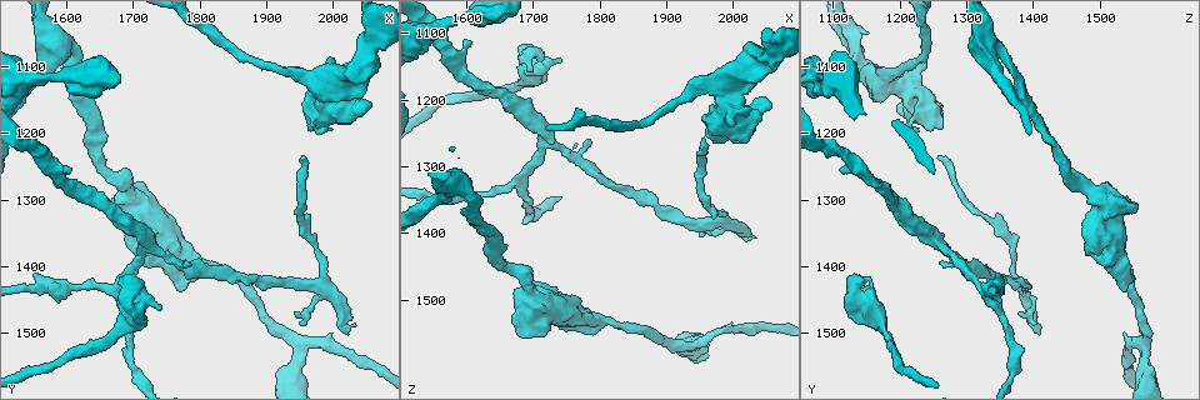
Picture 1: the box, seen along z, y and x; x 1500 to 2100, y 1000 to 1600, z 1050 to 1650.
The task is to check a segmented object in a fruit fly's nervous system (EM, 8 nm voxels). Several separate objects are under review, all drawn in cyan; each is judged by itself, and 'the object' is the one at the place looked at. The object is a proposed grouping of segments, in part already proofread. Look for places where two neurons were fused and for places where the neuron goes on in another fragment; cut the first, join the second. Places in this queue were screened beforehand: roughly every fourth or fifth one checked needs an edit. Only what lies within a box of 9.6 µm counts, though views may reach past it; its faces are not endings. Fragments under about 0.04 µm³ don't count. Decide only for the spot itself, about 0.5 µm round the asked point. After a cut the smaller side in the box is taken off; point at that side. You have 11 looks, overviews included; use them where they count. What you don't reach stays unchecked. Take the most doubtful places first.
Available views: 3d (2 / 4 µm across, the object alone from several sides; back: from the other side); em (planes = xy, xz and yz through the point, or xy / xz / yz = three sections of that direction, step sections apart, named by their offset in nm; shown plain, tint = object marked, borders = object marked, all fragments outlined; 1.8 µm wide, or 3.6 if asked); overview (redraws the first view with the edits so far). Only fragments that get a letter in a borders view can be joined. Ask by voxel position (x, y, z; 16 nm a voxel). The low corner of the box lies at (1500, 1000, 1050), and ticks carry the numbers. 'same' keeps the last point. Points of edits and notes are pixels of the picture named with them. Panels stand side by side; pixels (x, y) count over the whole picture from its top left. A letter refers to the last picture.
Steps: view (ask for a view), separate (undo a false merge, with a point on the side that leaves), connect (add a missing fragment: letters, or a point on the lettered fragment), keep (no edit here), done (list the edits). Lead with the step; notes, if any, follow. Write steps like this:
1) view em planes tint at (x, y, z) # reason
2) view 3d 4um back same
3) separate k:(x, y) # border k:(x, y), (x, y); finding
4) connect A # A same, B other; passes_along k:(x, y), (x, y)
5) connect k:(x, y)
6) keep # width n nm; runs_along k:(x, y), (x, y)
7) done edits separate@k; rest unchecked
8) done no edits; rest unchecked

view 3d 4um back at (1950, 1235, 1255) # branch stops here

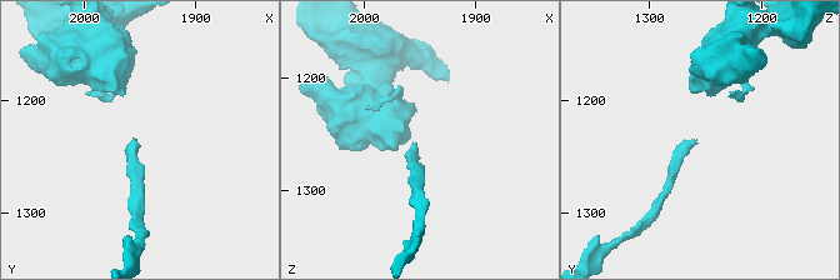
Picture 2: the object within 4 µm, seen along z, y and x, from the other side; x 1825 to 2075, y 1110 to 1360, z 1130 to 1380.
view em xy step 16 borders at (1950, 1238, 1258)

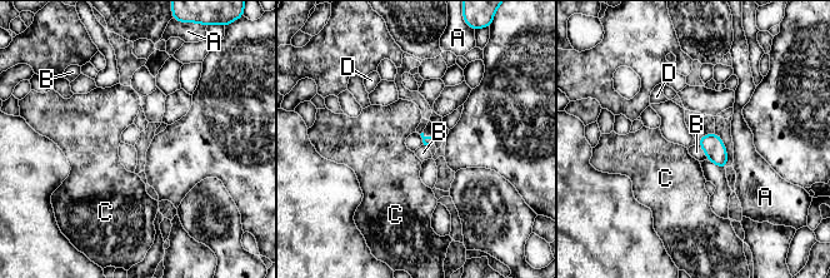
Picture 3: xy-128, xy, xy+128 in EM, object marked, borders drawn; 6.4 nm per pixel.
view em planes borders same # cut it another way

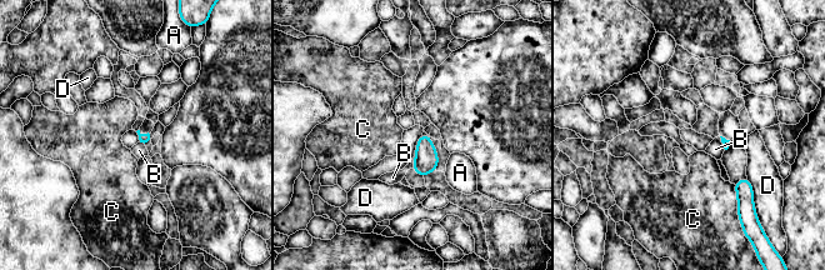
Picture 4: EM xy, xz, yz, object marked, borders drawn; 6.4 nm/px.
keep # A other, B other, C other, D other; border 4:(414, 160), (411, 168); no lettered fragment goes on from it

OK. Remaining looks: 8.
view 3d 2um at (1700, 1470, 1160) # arms part here

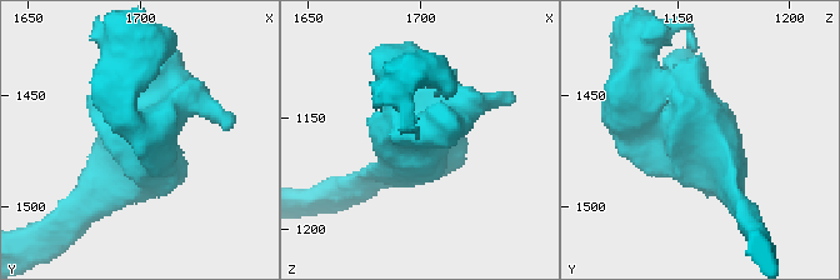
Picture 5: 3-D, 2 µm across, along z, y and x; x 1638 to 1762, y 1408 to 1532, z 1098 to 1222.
view em planes plain at (1700, 1466, 1159) # need the tissue

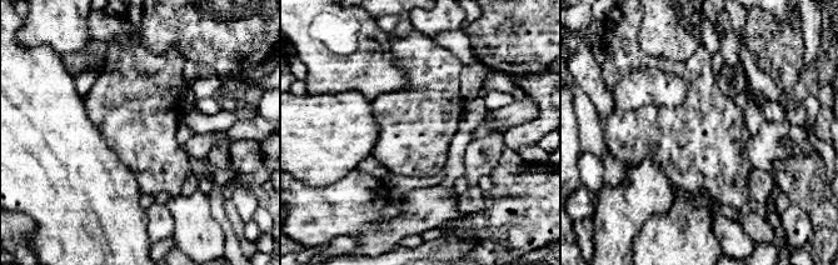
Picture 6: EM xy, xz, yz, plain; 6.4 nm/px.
view em planes borders same # see the neighbours

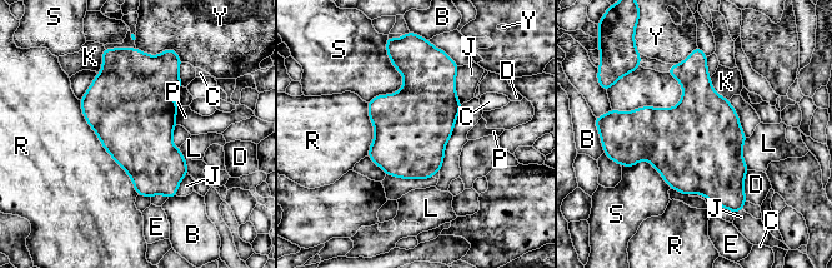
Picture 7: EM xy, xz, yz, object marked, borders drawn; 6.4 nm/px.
keep # B other, C other, D other, E other, J other, K other, L other, P other, R other, S other, Y other; border 7:(79, 100), (138, 194); continuous, no second neuron

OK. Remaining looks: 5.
view 3d 4um at (2020, 1500, 1405) # branch stops here

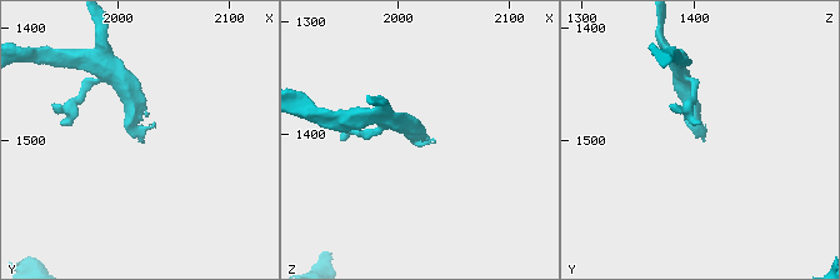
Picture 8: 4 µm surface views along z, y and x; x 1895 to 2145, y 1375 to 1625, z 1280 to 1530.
view em planes borders at (2022, 1502, 1408) # need the tissue

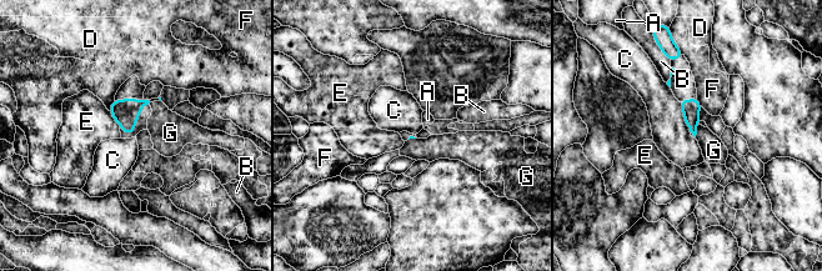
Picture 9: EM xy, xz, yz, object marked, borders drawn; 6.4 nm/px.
connect G # longest_contact C 190 nm; A other, B other, C other, D other, E other, F other, G same; it goes on there

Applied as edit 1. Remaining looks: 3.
done edits connect@9; rest unchecked

